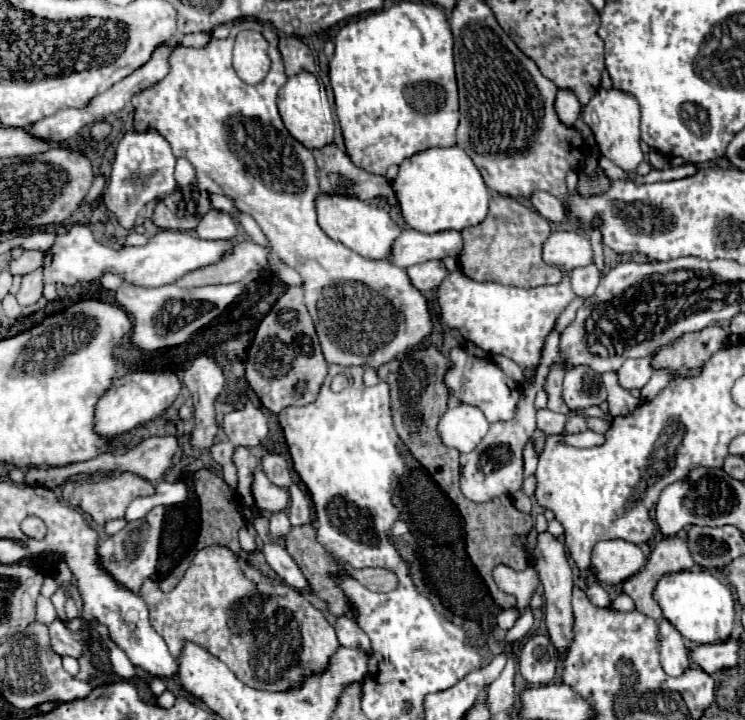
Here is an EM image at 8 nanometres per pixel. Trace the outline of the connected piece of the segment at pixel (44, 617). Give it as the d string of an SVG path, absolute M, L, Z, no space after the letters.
M40 596L40 598L38 598L38 622L50 626L56 618L58 618L58 612L56 612L54 604L50 602L50 598Z

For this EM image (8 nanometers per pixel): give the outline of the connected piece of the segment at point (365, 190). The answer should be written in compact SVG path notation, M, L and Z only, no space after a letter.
M328 144L320 150L314 150L318 164L320 192L324 194L348 194L370 200L374 196L386 196L388 202L394 202L392 186L384 176L368 174L352 164L352 160L334 144Z

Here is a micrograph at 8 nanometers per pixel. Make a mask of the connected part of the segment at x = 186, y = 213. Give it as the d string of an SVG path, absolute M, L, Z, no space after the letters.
M176 188L170 196L158 202L152 220L164 230L194 230L210 208L208 194L200 194L198 188Z

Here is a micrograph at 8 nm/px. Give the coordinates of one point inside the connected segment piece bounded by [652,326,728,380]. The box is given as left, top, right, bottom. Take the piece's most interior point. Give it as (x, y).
(686, 357)

